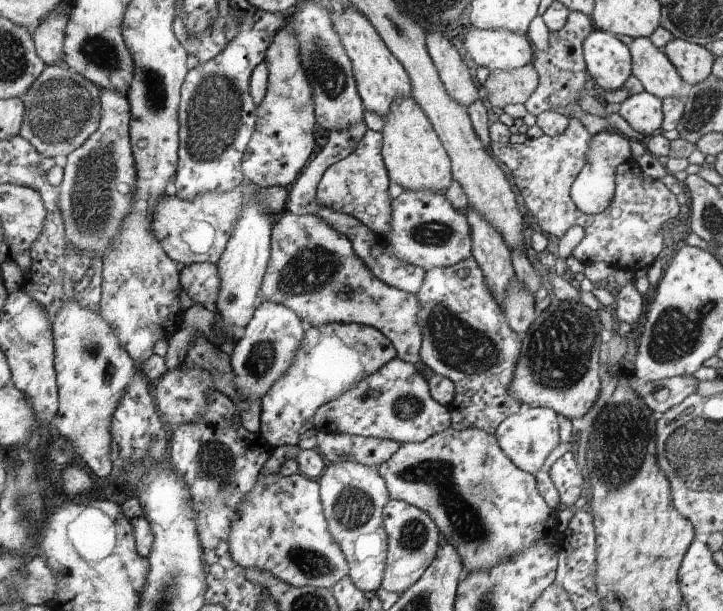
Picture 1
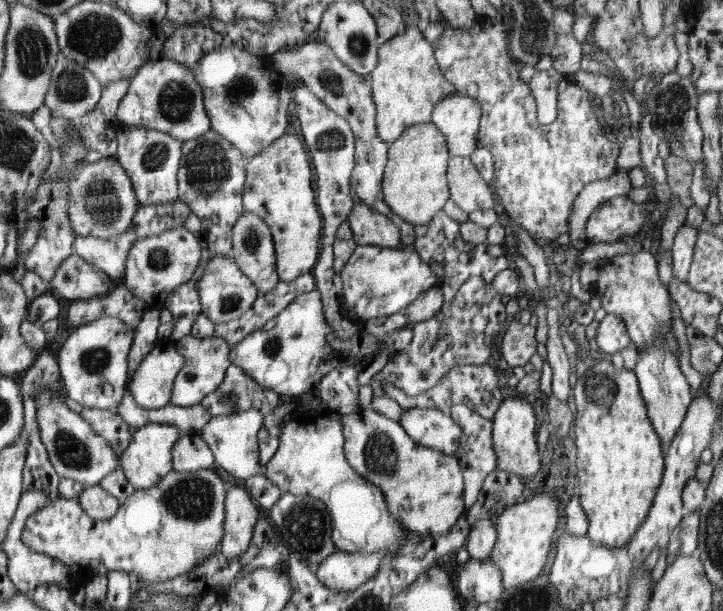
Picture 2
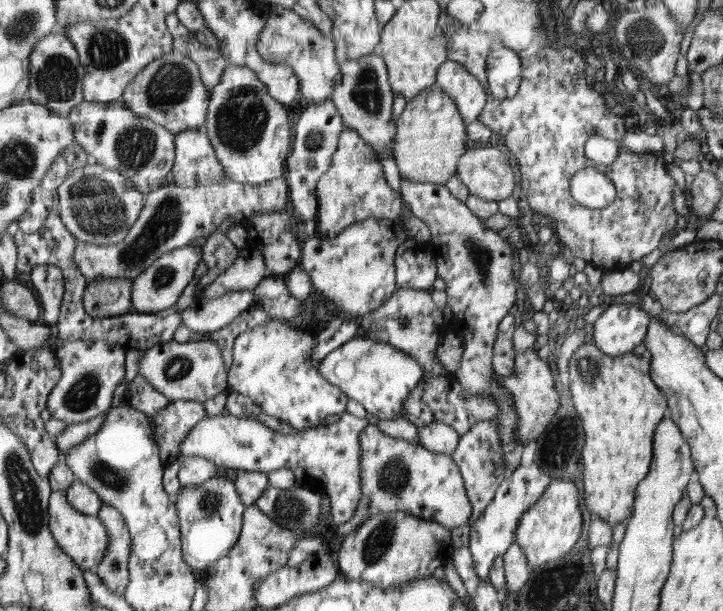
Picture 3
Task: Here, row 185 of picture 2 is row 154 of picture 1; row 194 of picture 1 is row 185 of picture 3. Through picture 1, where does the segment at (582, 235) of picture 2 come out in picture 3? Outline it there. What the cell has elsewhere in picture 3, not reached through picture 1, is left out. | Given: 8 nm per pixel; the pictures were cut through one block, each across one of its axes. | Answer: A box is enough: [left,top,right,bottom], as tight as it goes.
[571,167,616,209]

